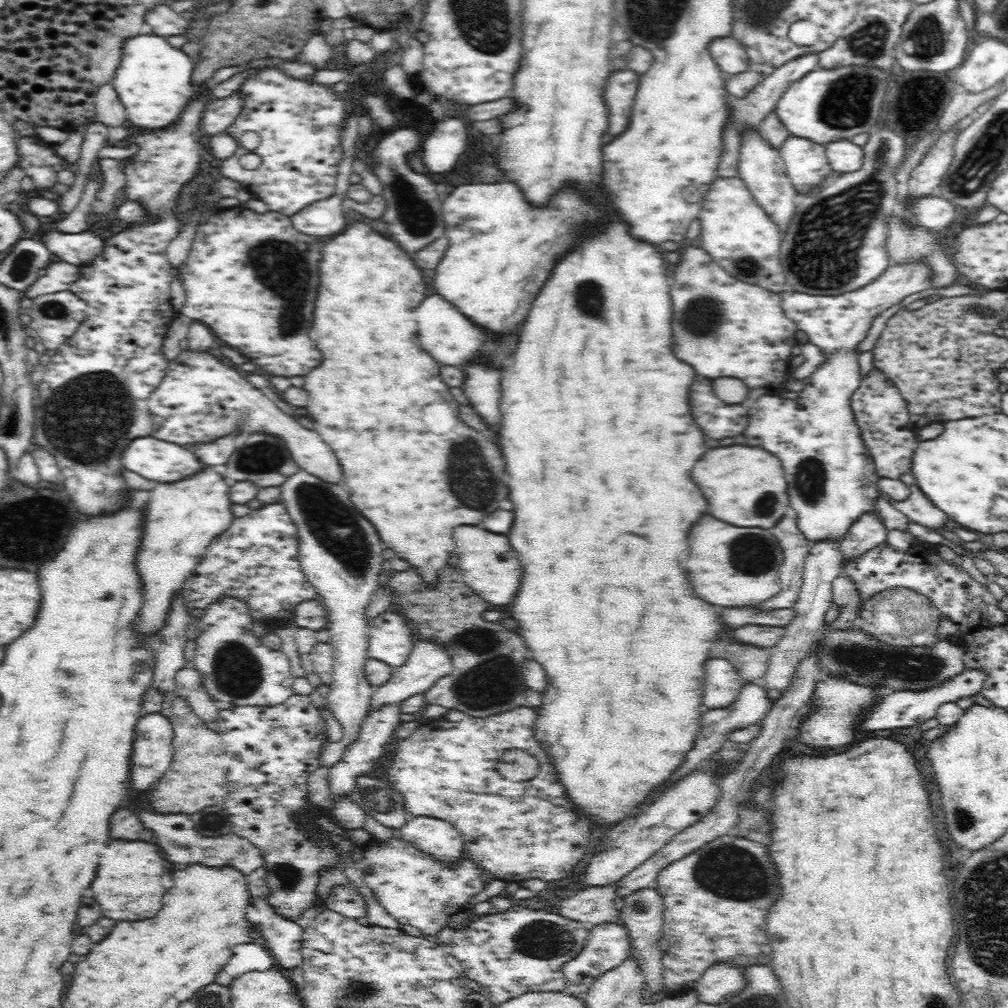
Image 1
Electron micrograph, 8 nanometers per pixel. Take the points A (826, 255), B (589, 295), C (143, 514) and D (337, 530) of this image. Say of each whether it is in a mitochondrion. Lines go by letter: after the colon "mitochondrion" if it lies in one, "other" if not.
A: mitochondrion
B: mitochondrion
C: other
D: mitochondrion

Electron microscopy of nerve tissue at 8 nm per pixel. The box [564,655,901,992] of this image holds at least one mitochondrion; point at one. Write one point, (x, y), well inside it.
(732, 872)

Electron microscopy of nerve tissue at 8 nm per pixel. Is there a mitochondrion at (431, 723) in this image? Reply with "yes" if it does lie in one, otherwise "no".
no

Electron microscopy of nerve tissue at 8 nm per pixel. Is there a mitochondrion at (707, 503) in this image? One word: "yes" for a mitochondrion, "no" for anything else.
no

